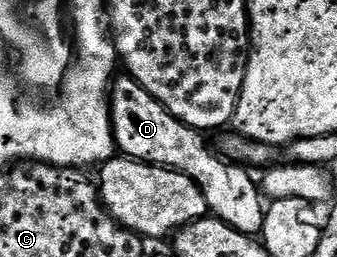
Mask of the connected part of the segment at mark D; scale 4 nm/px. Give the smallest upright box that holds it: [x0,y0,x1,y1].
[108,76,267,235]

